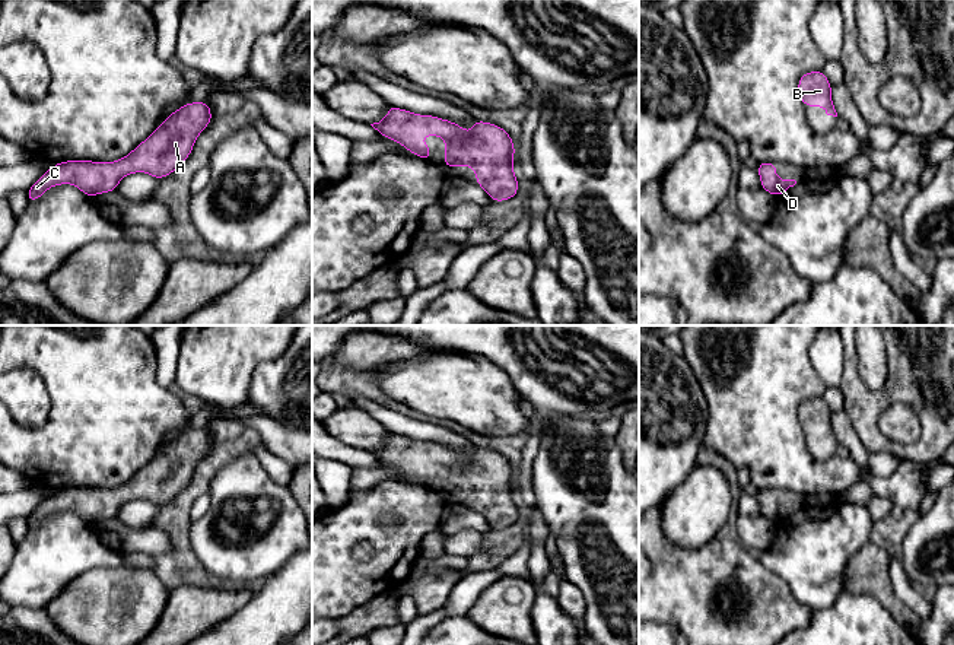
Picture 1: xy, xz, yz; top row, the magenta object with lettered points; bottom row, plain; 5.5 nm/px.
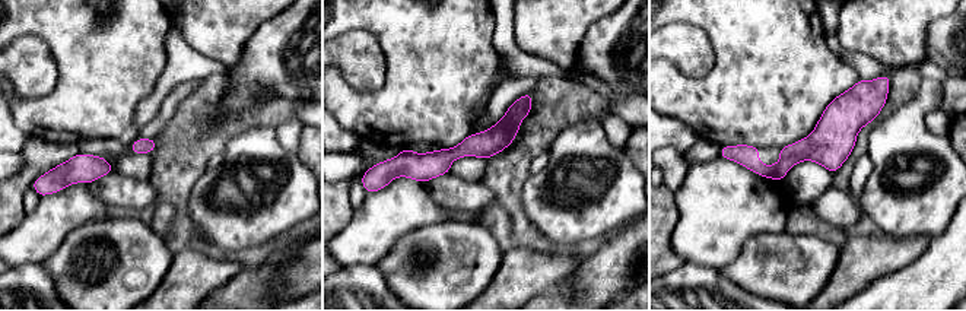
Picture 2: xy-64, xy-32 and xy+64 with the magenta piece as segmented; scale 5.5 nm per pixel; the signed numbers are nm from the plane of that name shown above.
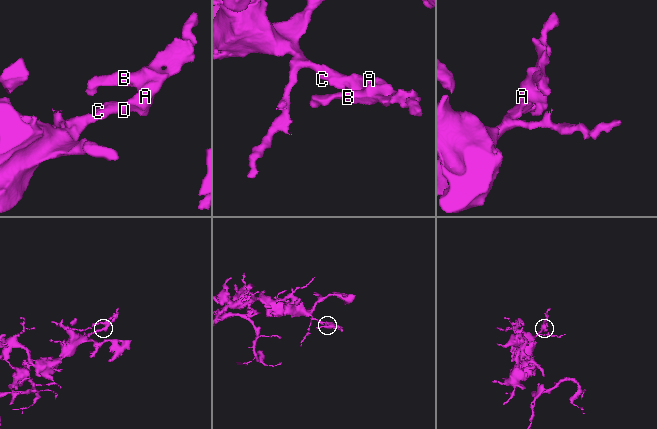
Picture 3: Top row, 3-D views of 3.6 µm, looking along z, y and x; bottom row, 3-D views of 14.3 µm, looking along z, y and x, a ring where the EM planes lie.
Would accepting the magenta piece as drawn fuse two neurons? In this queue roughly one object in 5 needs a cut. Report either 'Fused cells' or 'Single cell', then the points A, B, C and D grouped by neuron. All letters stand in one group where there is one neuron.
Single cell. Groups: A B C D

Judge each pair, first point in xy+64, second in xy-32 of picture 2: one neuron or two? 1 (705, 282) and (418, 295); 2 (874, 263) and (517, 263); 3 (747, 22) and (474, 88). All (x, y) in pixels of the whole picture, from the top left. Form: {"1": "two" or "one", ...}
{"1": "two", "2": "one", "3": "one"}

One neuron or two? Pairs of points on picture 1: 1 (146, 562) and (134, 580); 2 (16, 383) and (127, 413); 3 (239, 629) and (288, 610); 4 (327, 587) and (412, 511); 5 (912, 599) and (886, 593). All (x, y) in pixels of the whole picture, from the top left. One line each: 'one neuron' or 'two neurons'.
1: two neurons
2: two neurons
3: one neuron
4: one neuron
5: two neurons

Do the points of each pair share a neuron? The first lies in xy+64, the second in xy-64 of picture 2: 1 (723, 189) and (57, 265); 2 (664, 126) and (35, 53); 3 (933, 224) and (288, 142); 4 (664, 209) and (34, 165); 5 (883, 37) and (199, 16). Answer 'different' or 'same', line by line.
1: different
2: same
3: different
4: same
5: same

